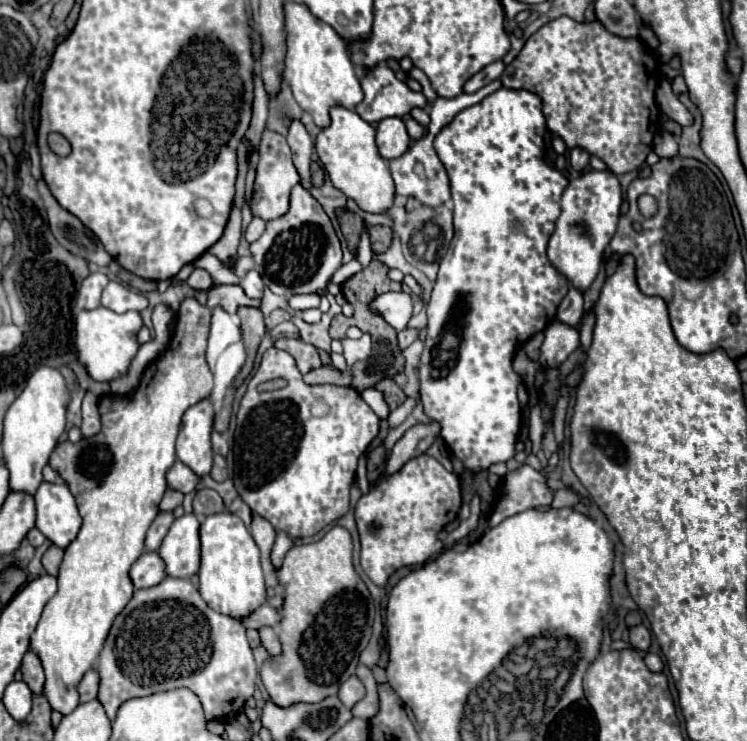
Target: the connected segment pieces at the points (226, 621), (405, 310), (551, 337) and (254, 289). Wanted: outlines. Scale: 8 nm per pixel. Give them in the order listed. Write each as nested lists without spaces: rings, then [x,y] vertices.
[[[167,576],[161,584],[153,588],[135,590],[129,604],[113,620],[109,636],[99,654],[97,674],[99,674],[97,700],[103,704],[105,714],[111,720],[115,718],[117,708],[129,698],[149,696],[155,692],[173,690],[181,686],[193,690],[199,696],[207,720],[223,720],[227,716],[229,718],[235,716],[243,708],[247,698],[253,696],[257,664],[253,660],[245,628],[241,626],[239,620],[209,608],[207,602],[201,598],[199,590],[189,580]]]
[[[383,292],[375,296],[375,300],[369,306],[373,314],[379,314],[397,332],[407,326],[413,312],[411,294],[405,292]]]
[[[551,322],[545,328],[545,342],[541,346],[539,364],[543,368],[557,368],[567,360],[567,356],[579,346],[579,332],[571,326],[561,326],[561,322]]]
[[[249,270],[243,278],[239,278],[241,280],[241,288],[245,290],[245,294],[249,296],[249,298],[261,298],[263,296],[263,288],[265,288],[265,284],[261,282],[261,276],[257,274],[257,270]]]

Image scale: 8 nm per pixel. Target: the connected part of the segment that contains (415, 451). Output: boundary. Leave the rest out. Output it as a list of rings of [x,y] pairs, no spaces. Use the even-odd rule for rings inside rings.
[[[431,422],[427,426],[425,424],[417,424],[417,426],[409,428],[405,432],[405,436],[393,446],[383,474],[391,476],[391,474],[399,472],[411,458],[425,454],[427,448],[431,446],[431,442],[437,436],[439,436],[439,426],[435,422]]]

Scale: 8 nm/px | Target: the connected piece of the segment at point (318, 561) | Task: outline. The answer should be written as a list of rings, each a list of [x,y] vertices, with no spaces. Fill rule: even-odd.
[[[333,526],[319,542],[293,546],[277,570],[277,580],[285,592],[281,620],[277,624],[281,652],[277,656],[269,656],[261,666],[261,680],[277,706],[291,706],[293,702],[321,702],[323,698],[337,694],[341,682],[355,674],[359,654],[371,638],[371,620],[369,590],[353,568],[351,552],[353,544],[349,532],[341,526]]]

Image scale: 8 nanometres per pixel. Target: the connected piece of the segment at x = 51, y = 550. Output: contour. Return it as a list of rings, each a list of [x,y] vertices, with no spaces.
[[[49,546],[47,552],[43,554],[43,566],[51,576],[57,574],[61,560],[63,560],[63,550],[59,546]]]

